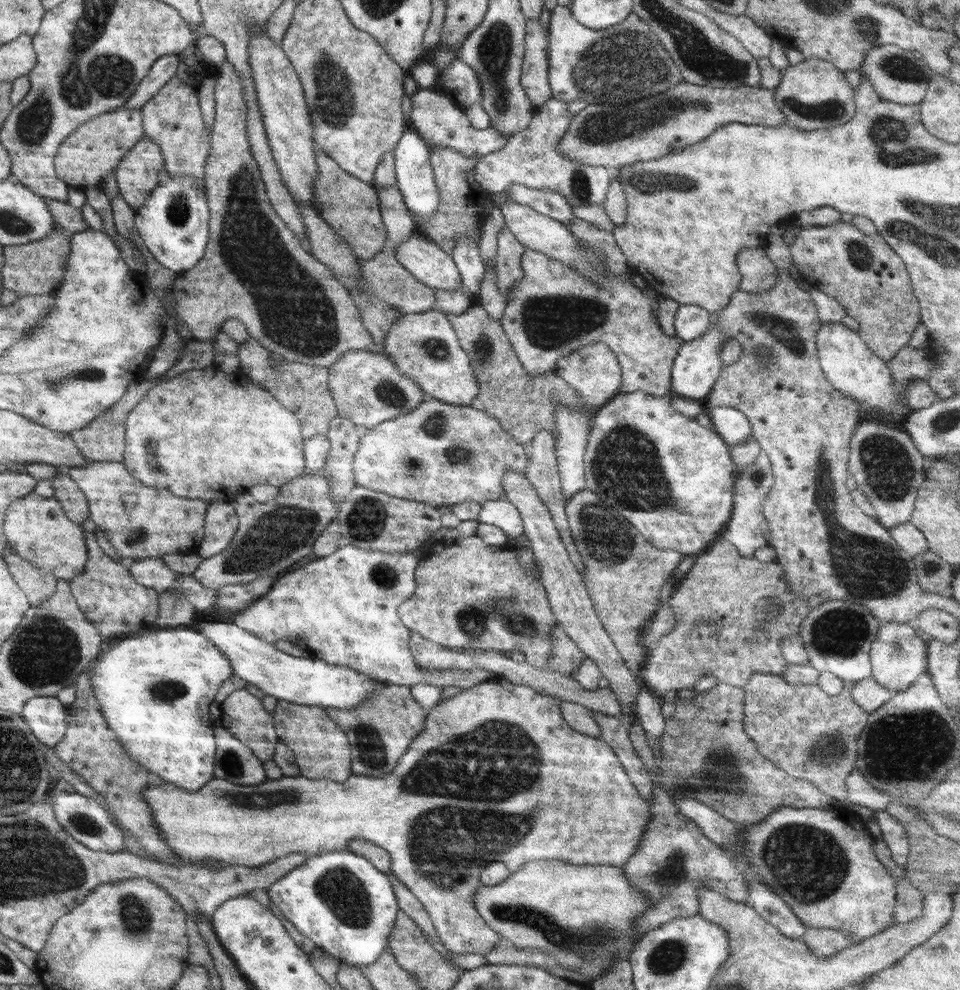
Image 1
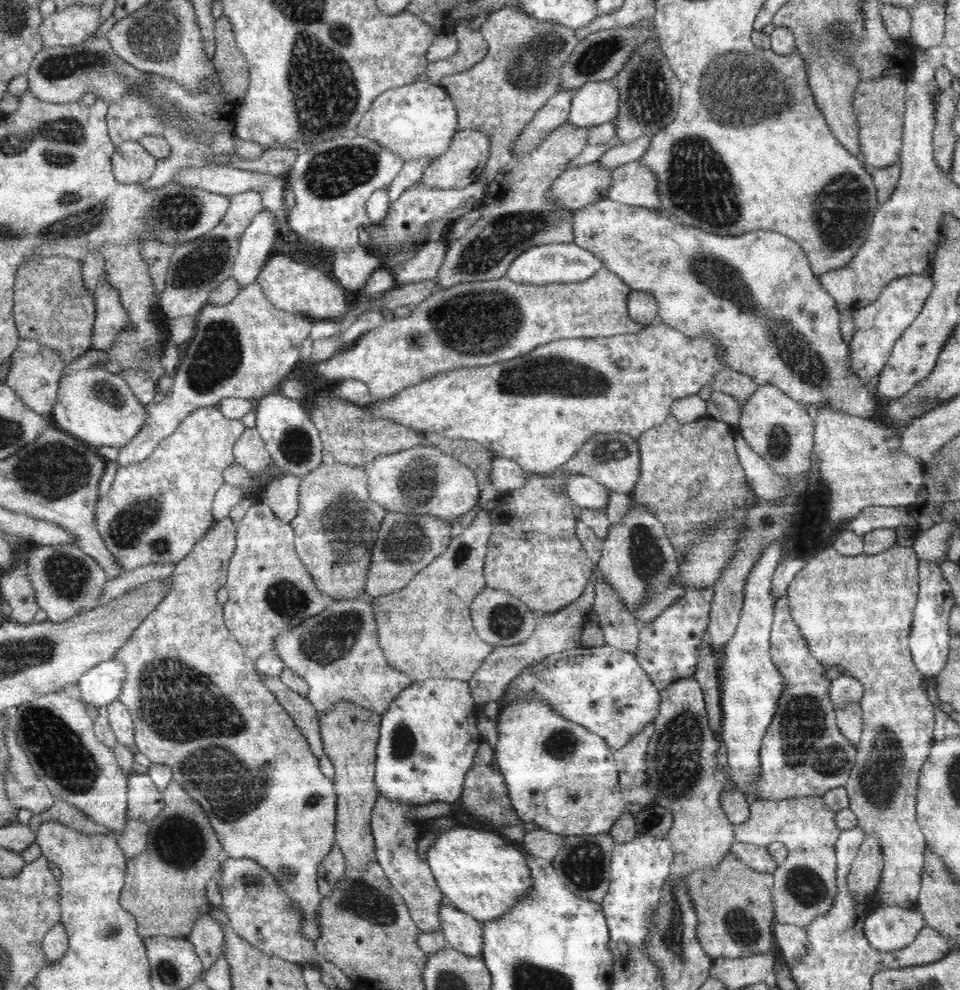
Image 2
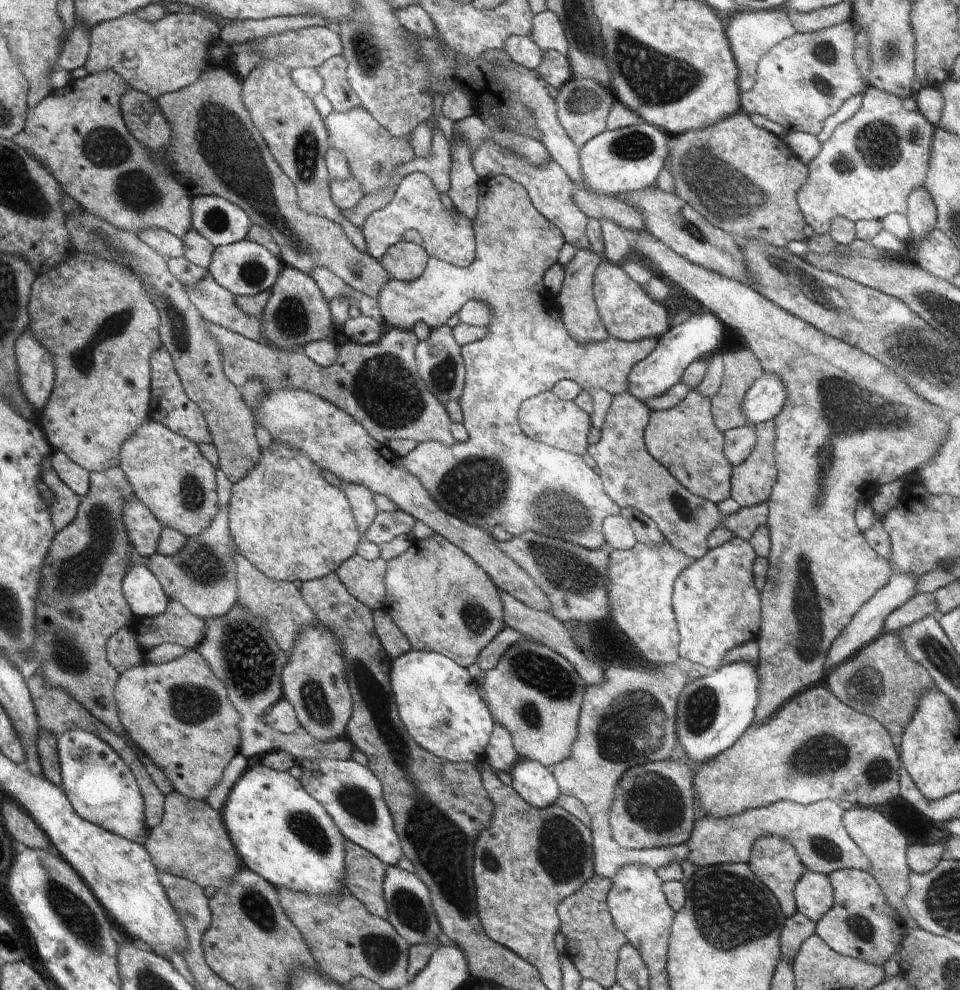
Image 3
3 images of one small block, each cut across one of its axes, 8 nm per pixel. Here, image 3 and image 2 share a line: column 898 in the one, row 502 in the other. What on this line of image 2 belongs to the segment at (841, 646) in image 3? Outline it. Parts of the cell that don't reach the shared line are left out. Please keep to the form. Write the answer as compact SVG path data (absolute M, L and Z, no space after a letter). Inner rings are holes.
M573 474L568 477L565 490L581 508L605 510L609 499L608 487L586 475Z

